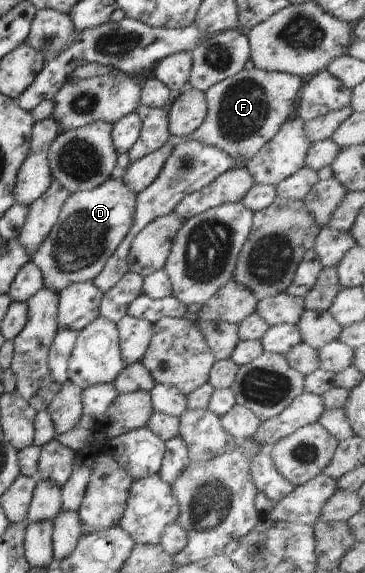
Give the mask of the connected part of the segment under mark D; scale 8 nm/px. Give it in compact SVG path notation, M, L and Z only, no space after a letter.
M119 175L93 190L70 193L52 231L31 256L31 262L43 275L44 287L60 293L70 284L93 282L128 235L136 196Z

